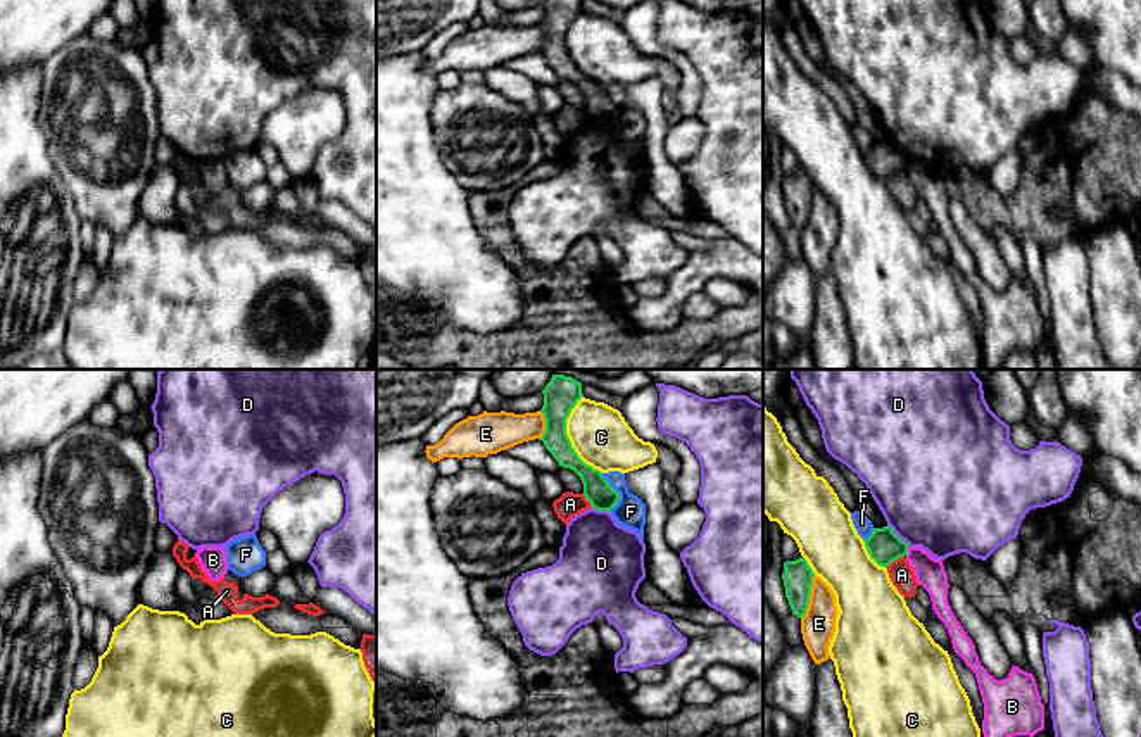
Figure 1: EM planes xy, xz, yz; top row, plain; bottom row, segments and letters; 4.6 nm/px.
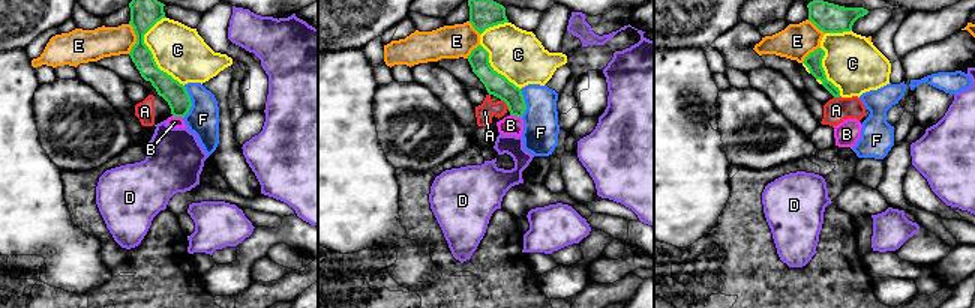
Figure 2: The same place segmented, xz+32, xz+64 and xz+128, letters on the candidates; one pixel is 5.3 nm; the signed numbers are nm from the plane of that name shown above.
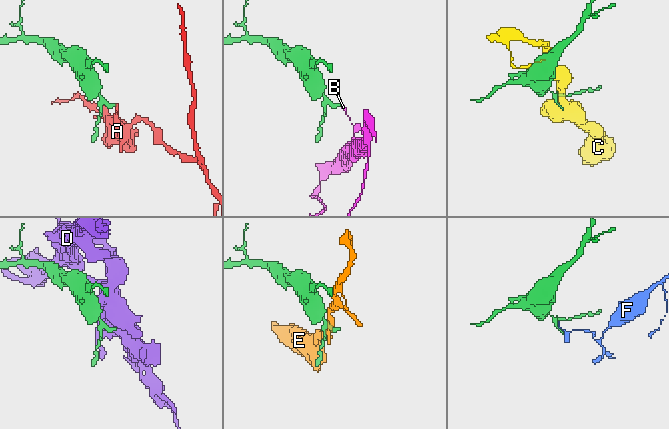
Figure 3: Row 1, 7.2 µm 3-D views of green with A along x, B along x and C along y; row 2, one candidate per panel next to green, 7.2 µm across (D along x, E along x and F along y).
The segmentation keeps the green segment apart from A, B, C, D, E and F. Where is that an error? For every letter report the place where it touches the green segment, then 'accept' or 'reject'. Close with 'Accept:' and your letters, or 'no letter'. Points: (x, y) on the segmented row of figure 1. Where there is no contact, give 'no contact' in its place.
A: yz (895, 560) | reject
B: yz (907, 551) | reject
C: xz (567, 437) | reject
D: yz (898, 537) | reject
E: yz (808, 598) | reject
F: xz (617, 492) | reject
Accept: no letter

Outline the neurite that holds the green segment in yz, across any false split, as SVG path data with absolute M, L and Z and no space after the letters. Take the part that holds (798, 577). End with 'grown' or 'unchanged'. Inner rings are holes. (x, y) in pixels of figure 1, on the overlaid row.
M804 557L784 563L782 580L785 587L785 597L792 609L792 614L797 618L803 618L806 614L813 576L815 573Z | unchanged

